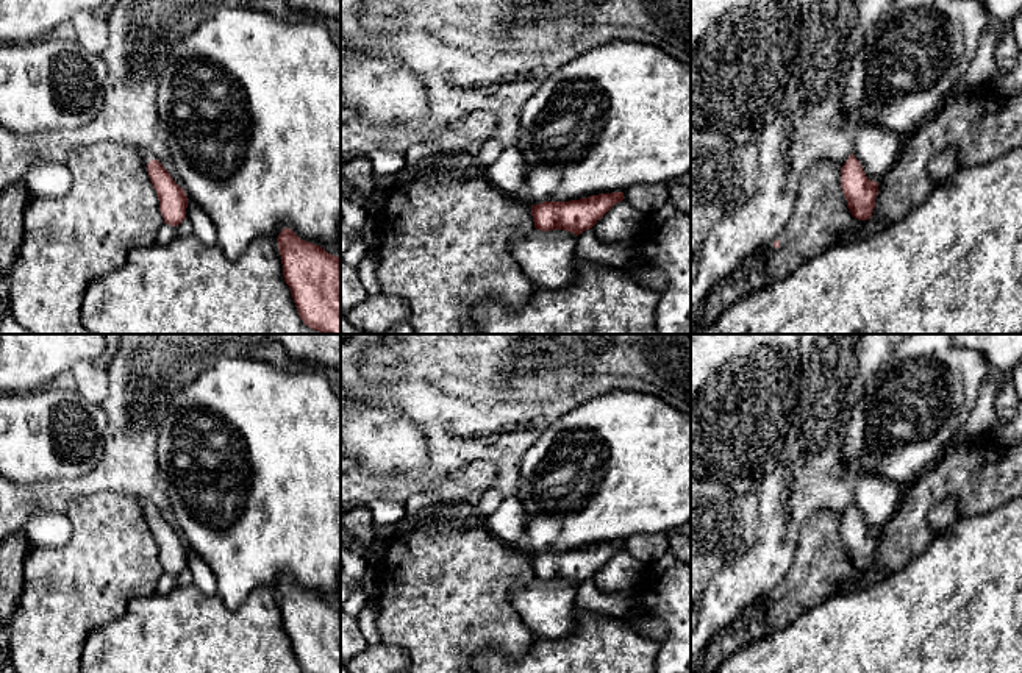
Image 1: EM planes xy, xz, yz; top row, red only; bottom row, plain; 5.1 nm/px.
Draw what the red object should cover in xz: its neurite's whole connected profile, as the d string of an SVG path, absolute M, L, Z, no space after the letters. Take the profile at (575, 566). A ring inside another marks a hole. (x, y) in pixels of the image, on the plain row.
M611 542L570 551L544 551L531 556L531 565L536 579L564 579L578 586L622 550L624 542Z

